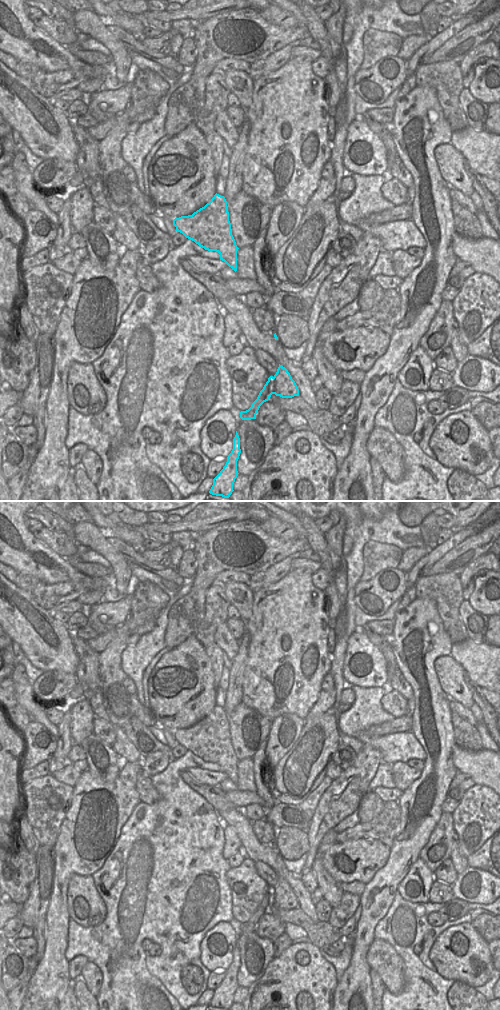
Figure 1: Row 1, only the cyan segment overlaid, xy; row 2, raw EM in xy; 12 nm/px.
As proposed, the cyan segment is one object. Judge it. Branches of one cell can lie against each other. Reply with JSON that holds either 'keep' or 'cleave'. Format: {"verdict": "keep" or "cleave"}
{"verdict": "cleave"}

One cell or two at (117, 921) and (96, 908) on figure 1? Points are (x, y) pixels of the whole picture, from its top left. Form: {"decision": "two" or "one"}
{"decision": "two"}

